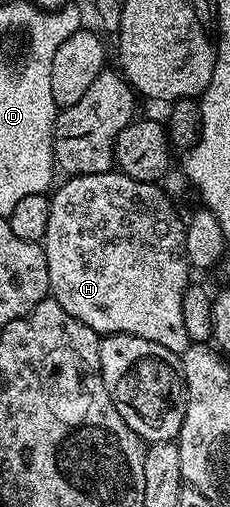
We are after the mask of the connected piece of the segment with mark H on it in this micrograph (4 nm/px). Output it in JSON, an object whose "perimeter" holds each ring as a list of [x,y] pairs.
{"perimeter":[[[117,169],[97,174],[72,175],[62,181],[64,183],[60,187],[58,184],[50,196],[49,225],[45,229],[45,237],[41,240],[49,265],[50,298],[57,300],[61,309],[69,313],[69,317],[77,317],[77,321],[89,325],[89,329],[93,329],[101,337],[104,335],[141,337],[145,341],[165,345],[165,349],[169,349],[177,356],[182,356],[192,343],[210,344],[213,339],[213,295],[203,287],[191,287],[187,291],[189,264],[185,249],[185,237],[187,236],[185,219],[184,216],[179,216],[178,209],[170,203],[171,199],[162,191],[162,186],[159,183],[139,182]]]}

